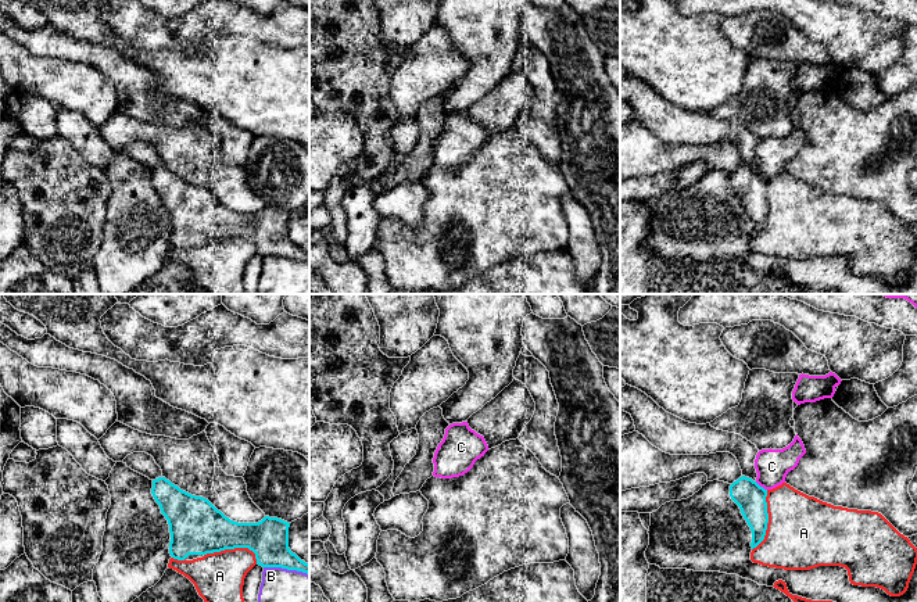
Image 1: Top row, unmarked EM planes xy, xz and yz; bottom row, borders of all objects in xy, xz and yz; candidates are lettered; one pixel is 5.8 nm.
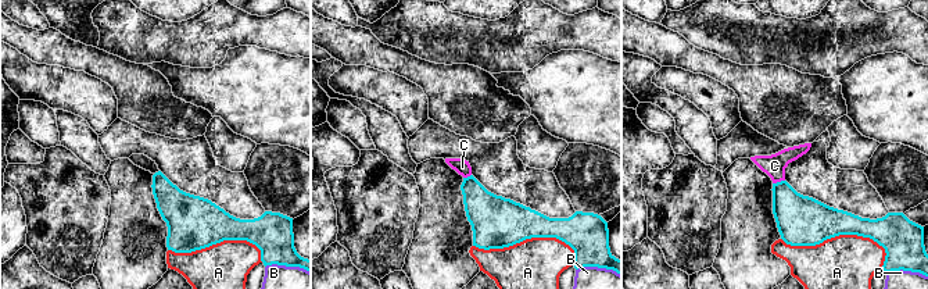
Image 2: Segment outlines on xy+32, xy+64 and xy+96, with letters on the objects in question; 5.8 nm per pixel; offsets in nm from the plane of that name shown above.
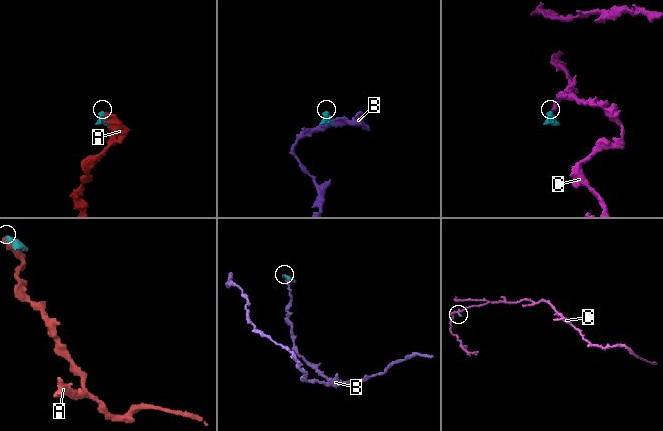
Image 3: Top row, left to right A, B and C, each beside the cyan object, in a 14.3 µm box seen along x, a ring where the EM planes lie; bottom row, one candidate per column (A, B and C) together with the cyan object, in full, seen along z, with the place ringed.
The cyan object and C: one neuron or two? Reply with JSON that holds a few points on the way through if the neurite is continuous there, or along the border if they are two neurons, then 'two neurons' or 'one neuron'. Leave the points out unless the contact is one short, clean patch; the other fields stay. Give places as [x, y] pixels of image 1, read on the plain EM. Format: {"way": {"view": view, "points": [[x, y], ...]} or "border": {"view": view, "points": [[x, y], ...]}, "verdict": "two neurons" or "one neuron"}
{"border": {"view": "yz", "points": [[755, 171], [766, 179]]}, "verdict": "two neurons"}

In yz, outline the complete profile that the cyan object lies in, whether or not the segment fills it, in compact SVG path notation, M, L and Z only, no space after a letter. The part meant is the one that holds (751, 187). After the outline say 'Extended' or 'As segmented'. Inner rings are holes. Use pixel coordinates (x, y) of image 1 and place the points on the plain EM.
M742 165L730 175L730 186L739 196L744 208L751 216L751 236L753 239L764 229L767 219L767 179L752 168Z. As segmented

